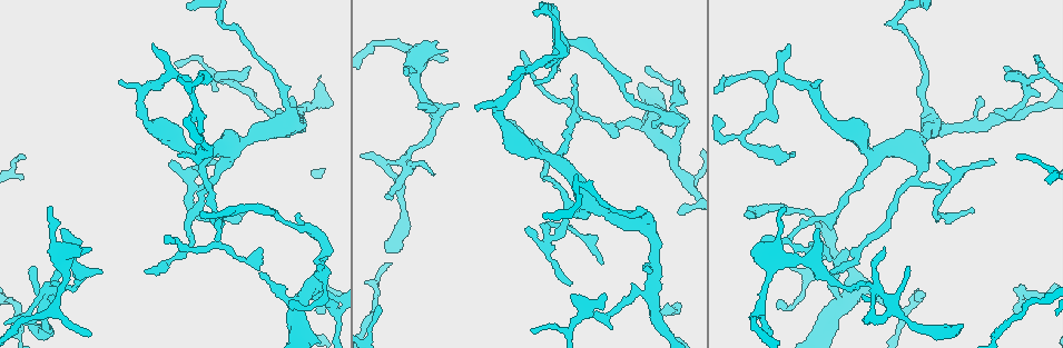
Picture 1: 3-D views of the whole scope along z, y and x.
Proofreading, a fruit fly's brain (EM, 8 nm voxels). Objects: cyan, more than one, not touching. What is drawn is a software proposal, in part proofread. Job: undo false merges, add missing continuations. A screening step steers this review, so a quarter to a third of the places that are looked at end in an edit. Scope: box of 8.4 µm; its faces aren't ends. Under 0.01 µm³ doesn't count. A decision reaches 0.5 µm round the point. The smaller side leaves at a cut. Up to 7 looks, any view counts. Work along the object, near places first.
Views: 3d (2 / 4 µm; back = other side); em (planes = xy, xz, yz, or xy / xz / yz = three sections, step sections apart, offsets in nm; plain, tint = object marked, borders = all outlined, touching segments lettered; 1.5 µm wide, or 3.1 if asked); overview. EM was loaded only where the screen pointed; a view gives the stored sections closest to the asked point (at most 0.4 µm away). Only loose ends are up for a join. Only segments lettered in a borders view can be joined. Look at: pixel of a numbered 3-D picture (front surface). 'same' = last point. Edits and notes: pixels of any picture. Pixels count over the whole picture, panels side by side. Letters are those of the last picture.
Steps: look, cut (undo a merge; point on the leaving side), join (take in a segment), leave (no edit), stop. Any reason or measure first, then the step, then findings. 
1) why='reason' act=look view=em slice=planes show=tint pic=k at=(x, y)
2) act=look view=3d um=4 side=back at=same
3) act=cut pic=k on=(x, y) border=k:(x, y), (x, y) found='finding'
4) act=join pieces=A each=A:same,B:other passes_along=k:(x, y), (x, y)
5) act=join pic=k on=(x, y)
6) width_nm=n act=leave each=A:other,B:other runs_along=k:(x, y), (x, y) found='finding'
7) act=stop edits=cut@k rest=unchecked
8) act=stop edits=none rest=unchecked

why='branch stops here' act=look view=em slice=planes show=borders pic=1 at=(606, 296)

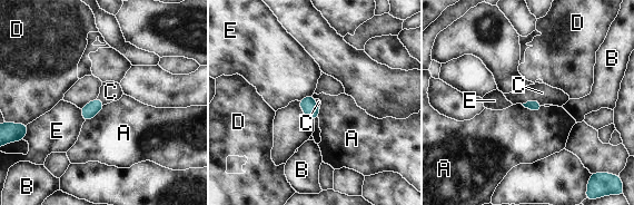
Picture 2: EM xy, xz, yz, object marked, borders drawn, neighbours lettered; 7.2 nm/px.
act=leave each=A:other,B:other,C:other,D:other,E:other border=2:(106, 105), (85, 121) found='none of them fits'

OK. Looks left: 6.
why='branch stops here' act=look view=3d um=2 pic=1 at=(297, 215)

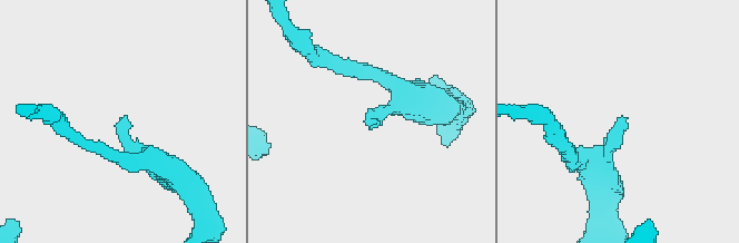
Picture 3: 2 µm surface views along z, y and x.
act=look view=em slice=planes show=borders pic=3 at=(377, 117)

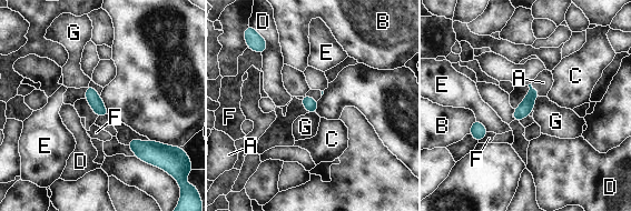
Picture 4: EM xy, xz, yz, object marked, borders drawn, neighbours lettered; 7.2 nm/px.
act=join pieces=A each=A:same,B:other,C:other,D:other,E:other,F:other,G:other passes_along=4:(524, 109), (536, 89), (543, 82) found='it goes on there'

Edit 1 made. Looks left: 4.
why='an open end' act=look view=3d um=2 pic=1 at=(290, 305)

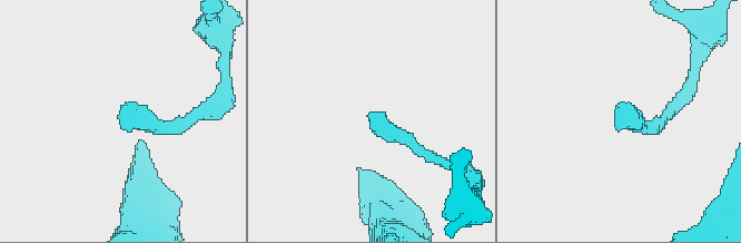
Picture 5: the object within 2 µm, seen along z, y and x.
act=look view=em slice=planes show=borders pic=5 at=(120, 115)

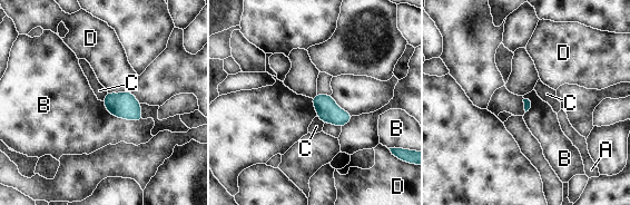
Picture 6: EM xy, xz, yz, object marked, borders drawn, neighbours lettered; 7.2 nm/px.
act=leave each=A:other,B:other,C:other,D:other border=6:(102, 101), (118, 117), (141, 119) found='no lettered segment goes on from it'

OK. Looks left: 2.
act=stop edits=join@4 rest=unchecked

